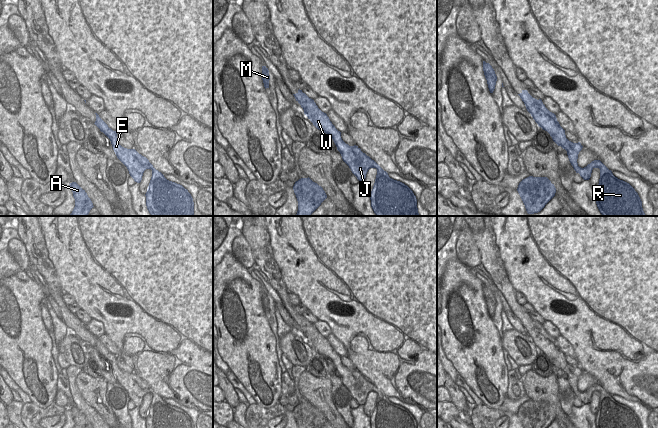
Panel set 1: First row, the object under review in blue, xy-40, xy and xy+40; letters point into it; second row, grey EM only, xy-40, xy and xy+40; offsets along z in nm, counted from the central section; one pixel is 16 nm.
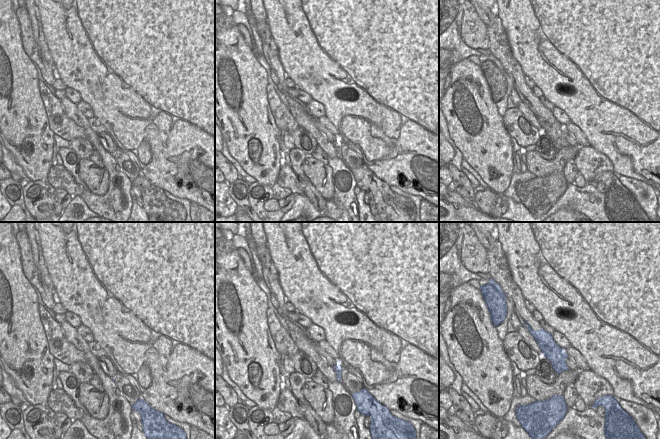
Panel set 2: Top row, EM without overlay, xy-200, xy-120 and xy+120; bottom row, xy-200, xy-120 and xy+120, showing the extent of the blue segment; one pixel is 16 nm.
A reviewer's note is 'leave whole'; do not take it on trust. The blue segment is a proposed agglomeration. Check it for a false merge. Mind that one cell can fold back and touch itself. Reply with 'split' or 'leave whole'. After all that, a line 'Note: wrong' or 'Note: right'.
split
Note: wrong

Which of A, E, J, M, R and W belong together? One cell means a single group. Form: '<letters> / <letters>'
A M / E J R W

